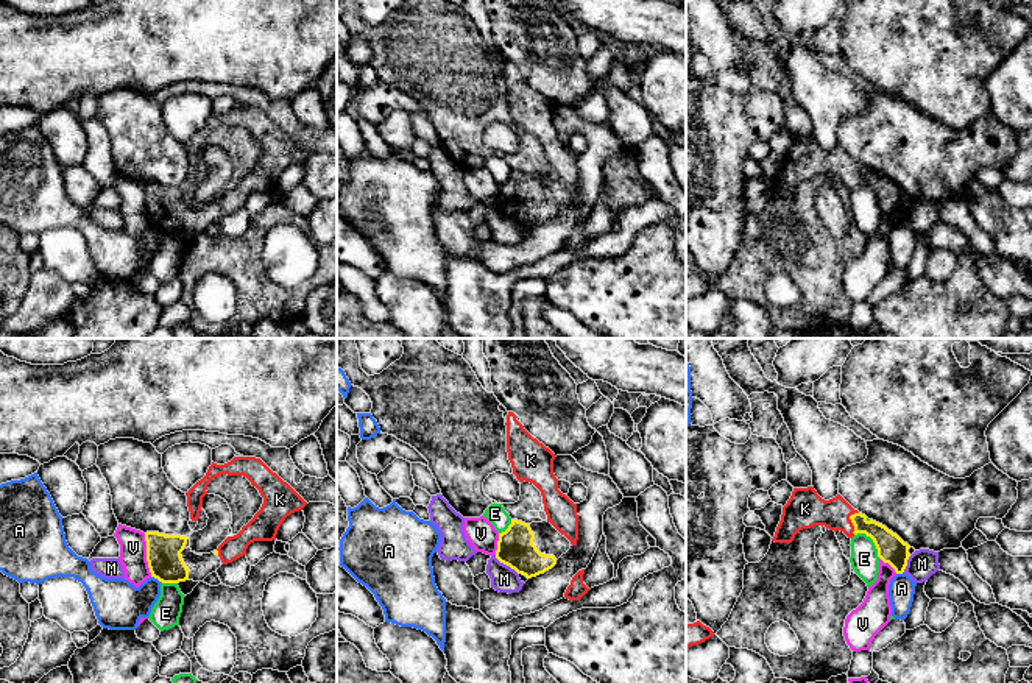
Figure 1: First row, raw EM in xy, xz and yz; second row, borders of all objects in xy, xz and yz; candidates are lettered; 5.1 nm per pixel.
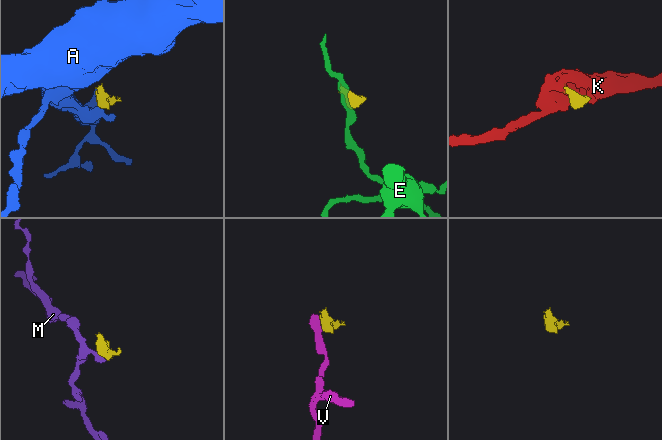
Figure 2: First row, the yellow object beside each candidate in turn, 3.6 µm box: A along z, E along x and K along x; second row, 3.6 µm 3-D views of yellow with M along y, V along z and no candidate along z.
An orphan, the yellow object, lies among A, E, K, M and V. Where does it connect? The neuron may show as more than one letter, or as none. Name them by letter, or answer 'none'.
K

